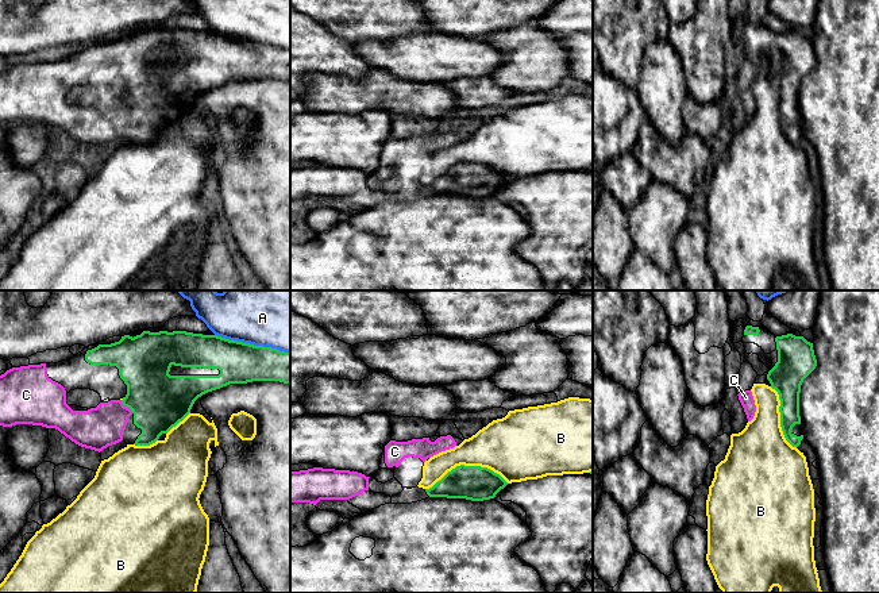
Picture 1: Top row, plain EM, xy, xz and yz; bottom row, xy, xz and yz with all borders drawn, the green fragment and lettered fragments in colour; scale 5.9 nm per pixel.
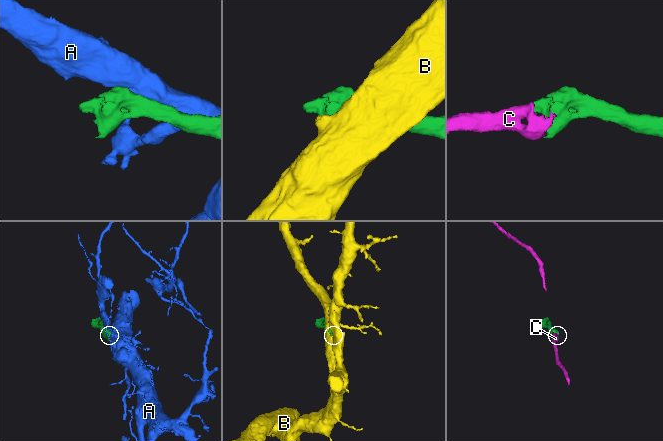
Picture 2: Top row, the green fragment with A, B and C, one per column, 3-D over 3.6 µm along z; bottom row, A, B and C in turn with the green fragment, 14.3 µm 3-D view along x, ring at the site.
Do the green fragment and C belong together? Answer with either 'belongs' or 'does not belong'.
belongs

